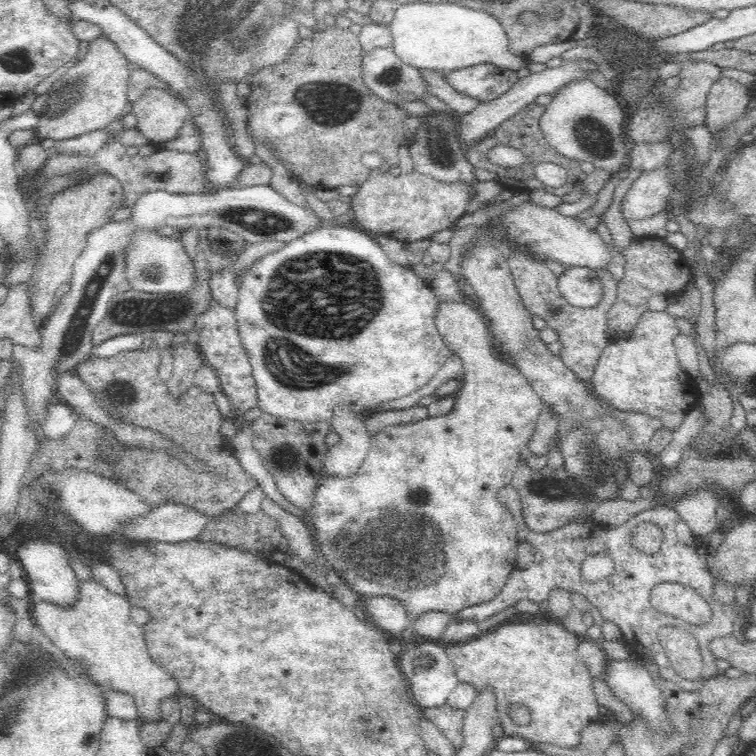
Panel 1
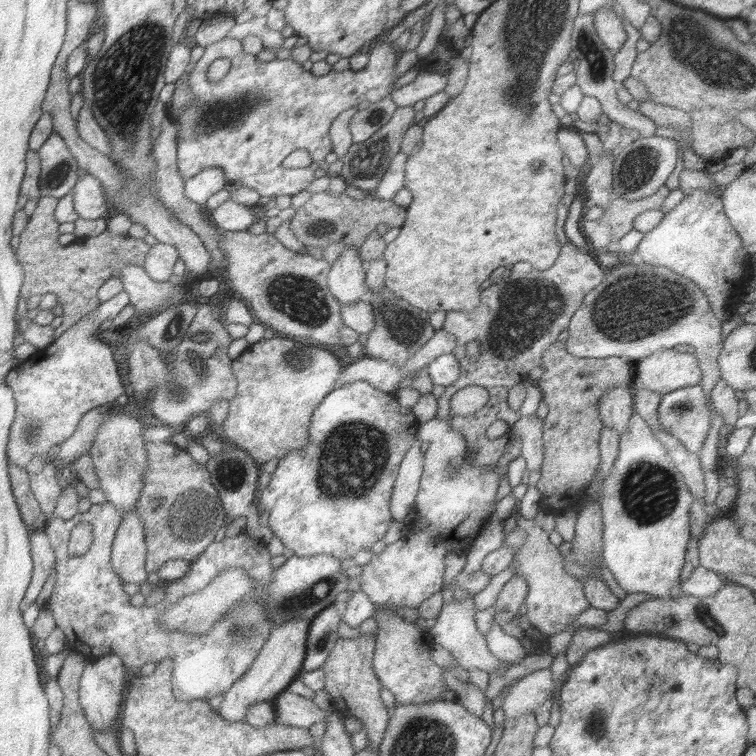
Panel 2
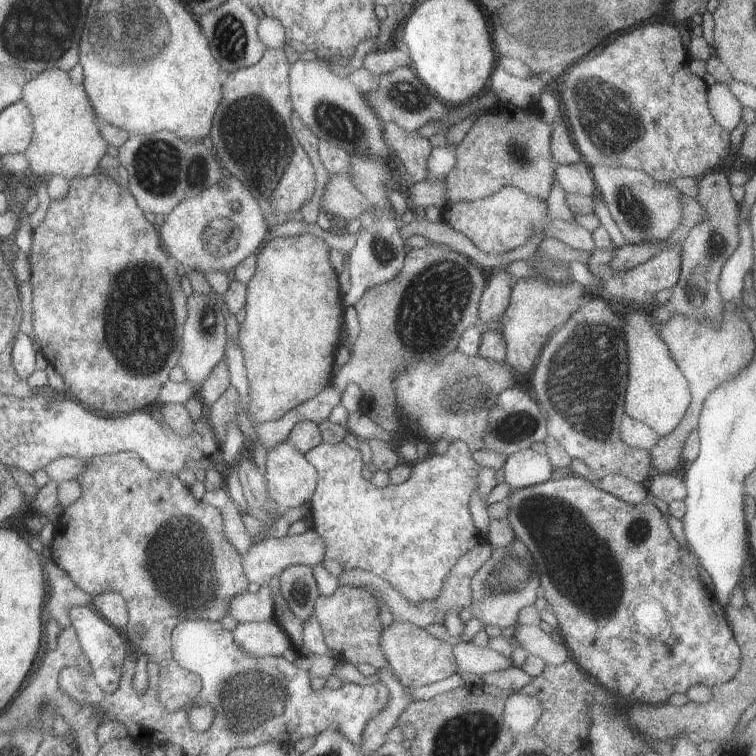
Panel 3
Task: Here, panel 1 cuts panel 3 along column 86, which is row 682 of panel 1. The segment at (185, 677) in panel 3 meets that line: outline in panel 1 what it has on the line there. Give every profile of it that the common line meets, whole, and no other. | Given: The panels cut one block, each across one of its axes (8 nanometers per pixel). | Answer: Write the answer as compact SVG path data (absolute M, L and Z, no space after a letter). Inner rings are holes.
M538 620L536 624L530 624L530 622L512 624L510 622L504 626L498 626L496 630L482 632L478 638L468 640L464 644L446 646L446 654L452 662L452 666L456 668L456 676L458 676L460 684L470 684L476 688L476 692L482 692L486 688L494 690L496 700L498 700L496 718L500 720L506 736L520 736L526 742L530 742L532 746L550 744L550 746L556 746L564 754L574 754L574 750L578 748L578 744L582 740L584 726L600 720L600 704L598 704L594 688L592 688L594 678L590 676L590 672L584 666L584 660L578 652L580 640L582 640L580 636L568 632L562 624L556 624L556 622L544 622L544 620ZM508 706L524 706L532 718L530 724L526 724L526 726L516 724L508 714Z

